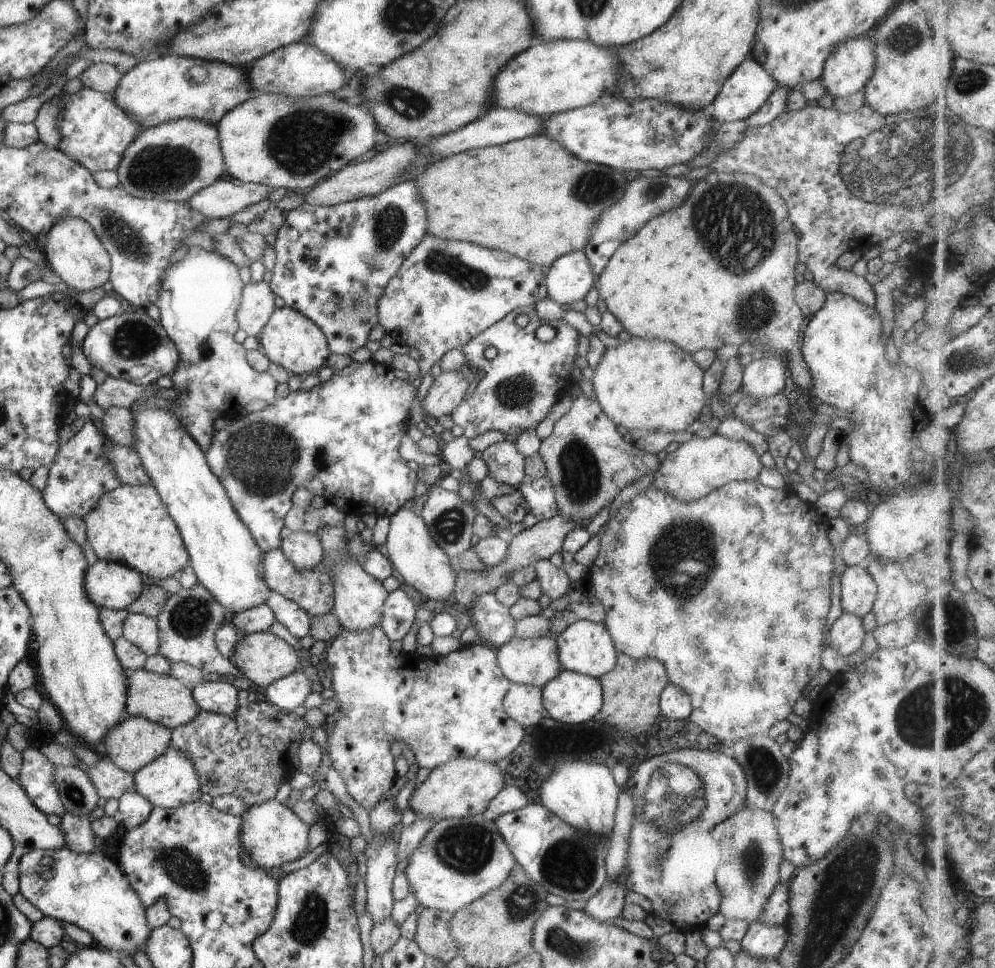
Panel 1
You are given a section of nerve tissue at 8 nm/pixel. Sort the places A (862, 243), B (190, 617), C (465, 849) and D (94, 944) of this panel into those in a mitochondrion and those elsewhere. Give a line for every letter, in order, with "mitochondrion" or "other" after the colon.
A: other
B: mitochondrion
C: mitochondrion
D: other

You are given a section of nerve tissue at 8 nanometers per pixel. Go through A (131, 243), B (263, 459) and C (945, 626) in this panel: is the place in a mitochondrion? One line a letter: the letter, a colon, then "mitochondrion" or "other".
A: mitochondrion
B: mitochondrion
C: mitochondrion

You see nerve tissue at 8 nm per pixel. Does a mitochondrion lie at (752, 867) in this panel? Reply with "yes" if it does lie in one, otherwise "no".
yes

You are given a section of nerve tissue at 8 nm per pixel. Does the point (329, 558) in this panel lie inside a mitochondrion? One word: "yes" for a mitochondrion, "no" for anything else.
no

